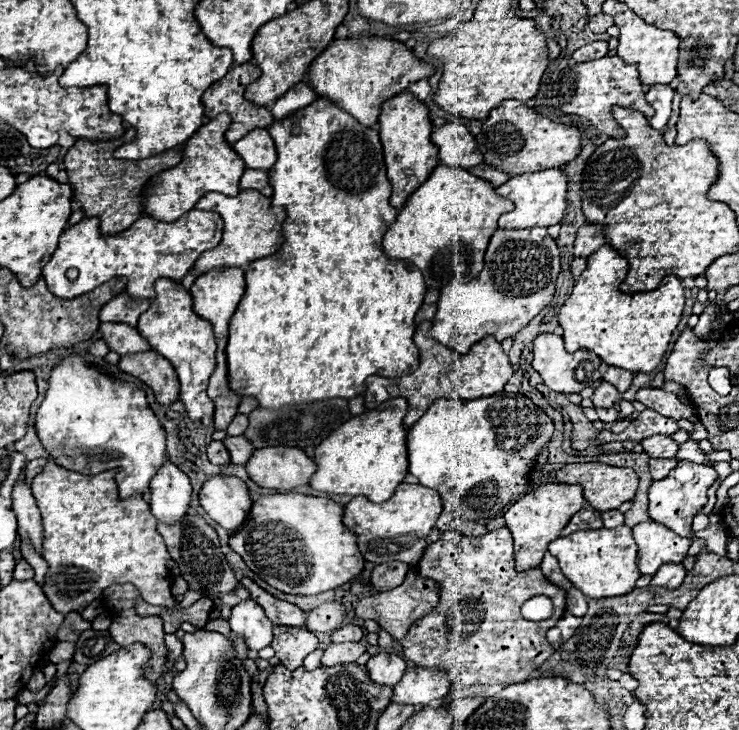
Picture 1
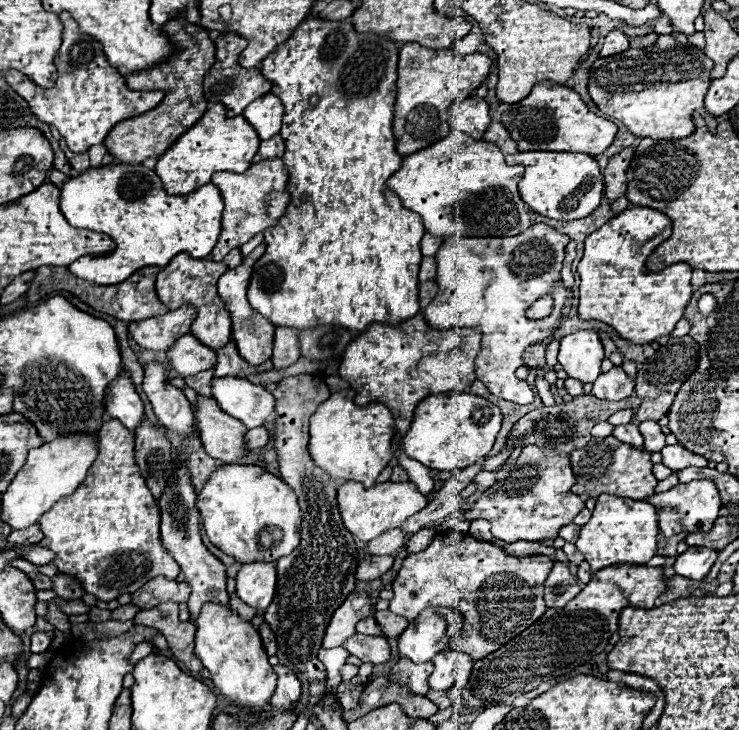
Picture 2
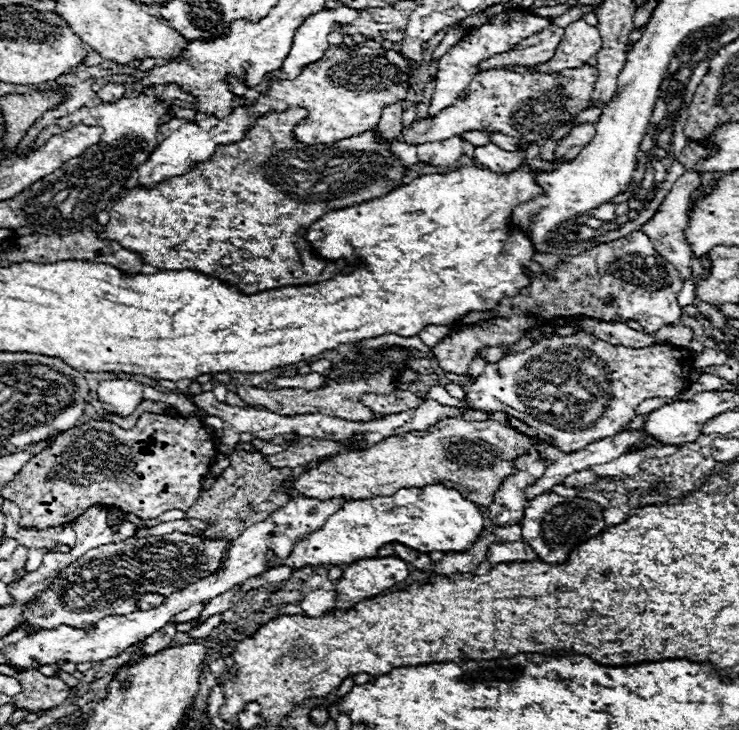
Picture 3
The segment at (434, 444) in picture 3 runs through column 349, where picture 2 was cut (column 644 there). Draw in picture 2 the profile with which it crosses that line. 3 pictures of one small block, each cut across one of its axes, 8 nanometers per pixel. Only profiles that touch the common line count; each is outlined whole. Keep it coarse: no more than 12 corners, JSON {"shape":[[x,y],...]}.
{"shape":[[614,436],[570,454],[574,494],[654,494],[650,454]]}

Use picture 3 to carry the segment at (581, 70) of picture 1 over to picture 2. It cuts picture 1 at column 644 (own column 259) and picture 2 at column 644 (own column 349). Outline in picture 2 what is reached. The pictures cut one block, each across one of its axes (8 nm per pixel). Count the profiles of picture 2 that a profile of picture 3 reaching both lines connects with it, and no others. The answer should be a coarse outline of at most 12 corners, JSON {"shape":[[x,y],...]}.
{"shape":[[662,34],[598,58],[588,94],[638,138],[682,138],[712,62]]}

